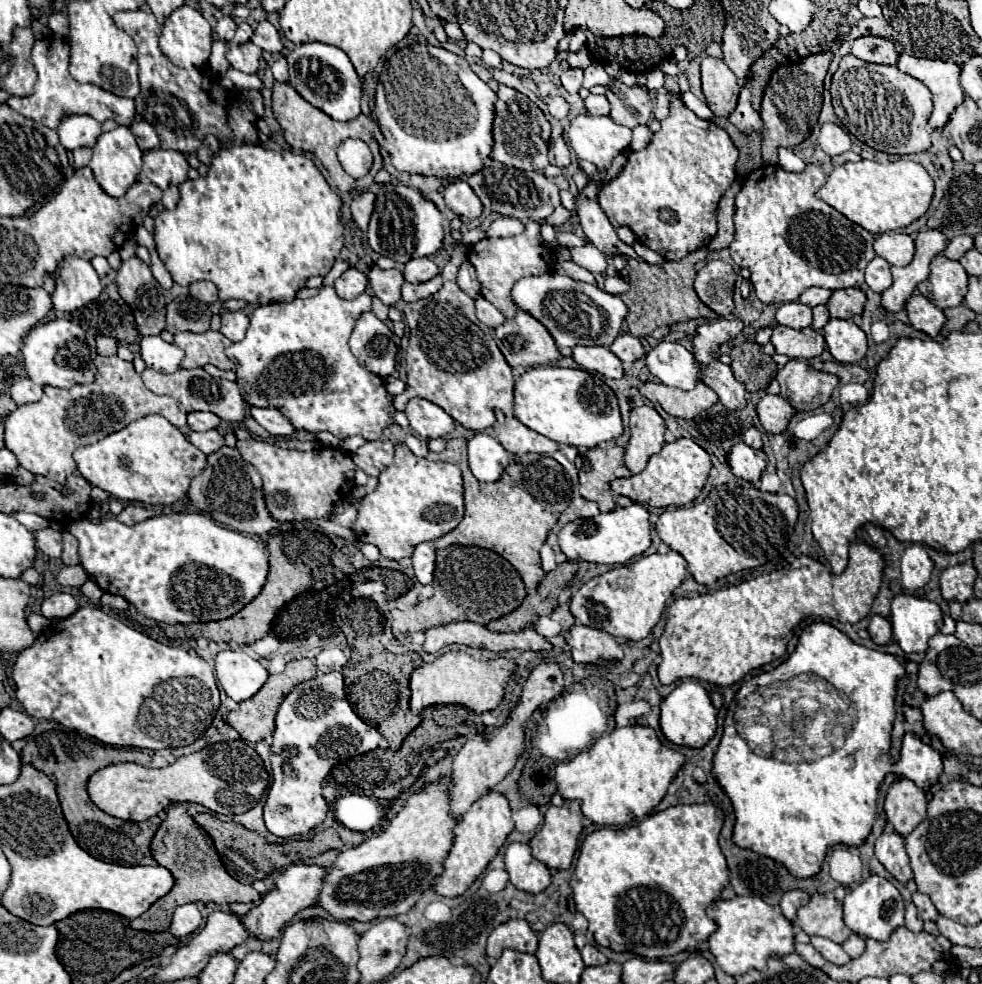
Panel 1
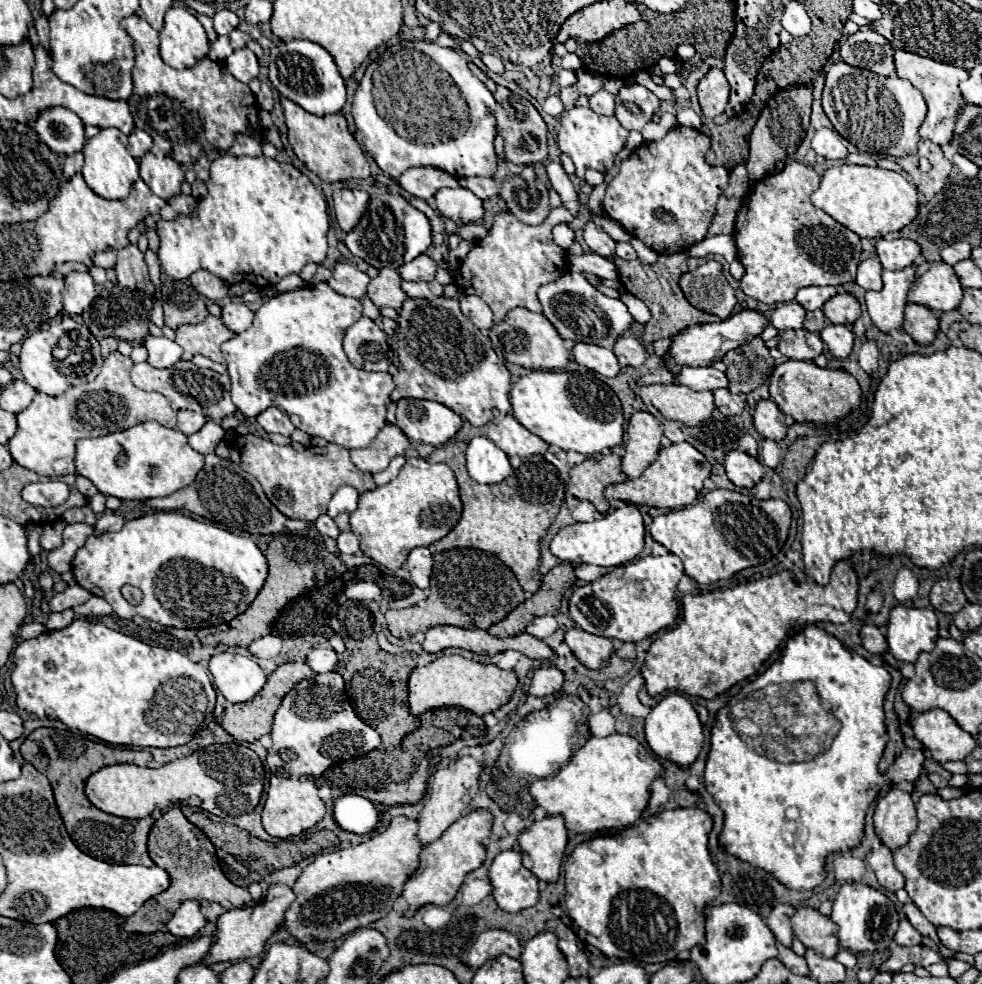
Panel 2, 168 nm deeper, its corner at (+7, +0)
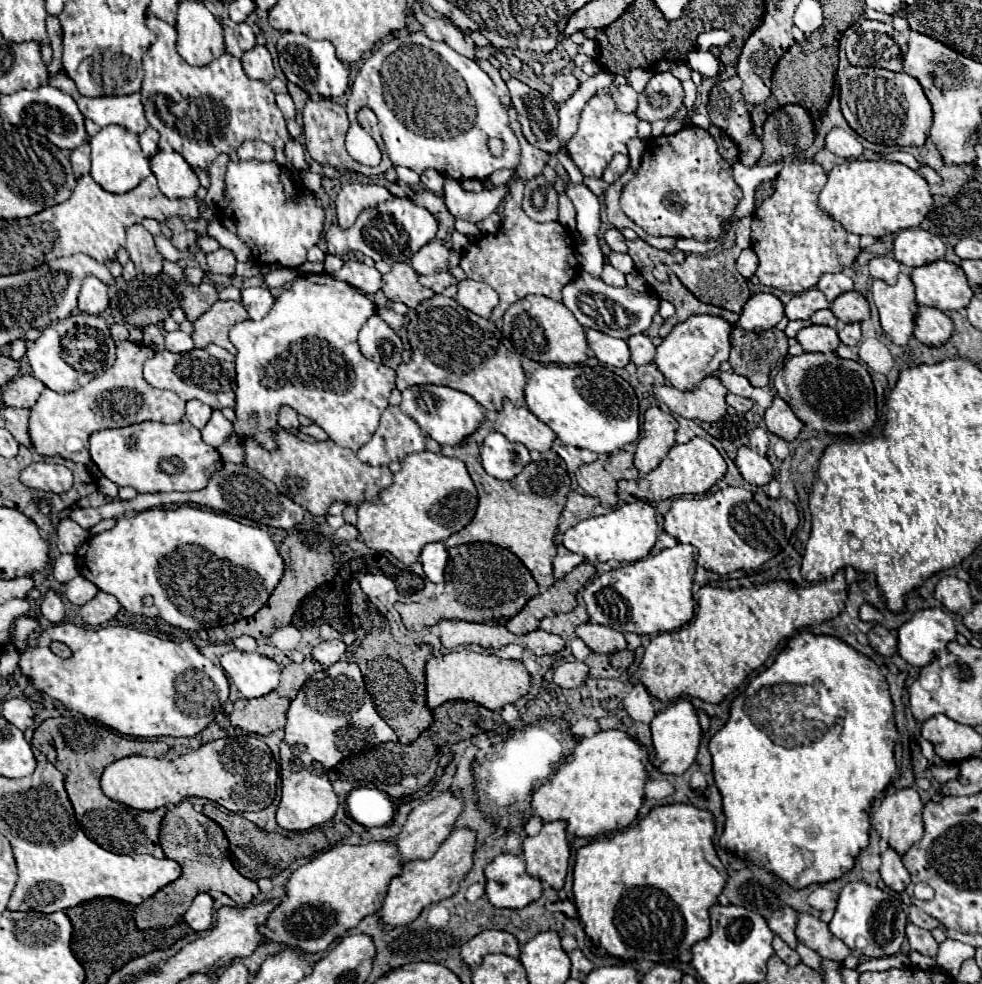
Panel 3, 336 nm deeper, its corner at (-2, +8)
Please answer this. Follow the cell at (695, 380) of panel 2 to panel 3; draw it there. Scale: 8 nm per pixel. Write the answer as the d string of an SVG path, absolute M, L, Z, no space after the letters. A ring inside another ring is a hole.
M717 370L715 376L719 380L723 380L723 386L731 392L731 394L737 394L737 396L743 396L743 398L751 398L751 392L753 392L753 386L749 384L747 378L735 374L735 372L721 372Z

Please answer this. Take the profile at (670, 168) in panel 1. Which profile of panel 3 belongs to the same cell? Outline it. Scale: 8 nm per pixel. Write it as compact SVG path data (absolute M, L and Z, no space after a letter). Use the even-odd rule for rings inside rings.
M685 126L673 136L659 136L647 142L635 178L623 188L621 208L651 236L713 242L723 234L723 224L731 228L729 224L741 198L731 164L721 158L711 134L697 126Z

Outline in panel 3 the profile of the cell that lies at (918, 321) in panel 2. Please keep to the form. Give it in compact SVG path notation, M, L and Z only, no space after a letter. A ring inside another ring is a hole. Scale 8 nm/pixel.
M921 306L915 320L915 338L927 346L943 346L953 334L953 320L937 308Z

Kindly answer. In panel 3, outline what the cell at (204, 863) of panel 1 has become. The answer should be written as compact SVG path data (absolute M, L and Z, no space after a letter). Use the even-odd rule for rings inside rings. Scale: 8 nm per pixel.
M183 800L175 808L167 810L167 814L163 818L163 828L161 828L159 842L161 842L161 848L163 848L165 856L175 860L177 864L181 864L183 874L175 882L167 884L165 888L161 888L159 892L155 892L151 898L147 898L143 904L139 904L135 908L137 928L149 930L149 928L175 926L183 918L183 914L187 912L187 908L191 906L193 898L199 892L219 890L219 892L227 894L231 900L235 900L239 906L251 904L253 898L259 894L257 882L247 880L245 876L241 876L235 870L235 866L231 864L229 841L221 826L217 822L213 822L211 818L195 812L195 808L191 806L189 800ZM207 826L213 826L211 834L209 834Z

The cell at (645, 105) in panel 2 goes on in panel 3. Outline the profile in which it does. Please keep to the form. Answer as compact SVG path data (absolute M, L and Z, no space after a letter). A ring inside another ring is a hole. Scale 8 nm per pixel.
M671 72L653 74L645 90L639 94L637 118L655 122L661 118L673 118L675 112L683 106L685 92L681 82Z

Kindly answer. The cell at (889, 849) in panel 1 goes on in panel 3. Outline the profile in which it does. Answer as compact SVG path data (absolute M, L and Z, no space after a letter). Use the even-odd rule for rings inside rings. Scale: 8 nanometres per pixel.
M889 848L881 854L881 870L879 870L883 882L887 888L895 890L895 892L903 892L907 888L907 884L911 882L909 878L909 872L905 870L903 862L901 862L901 856Z

